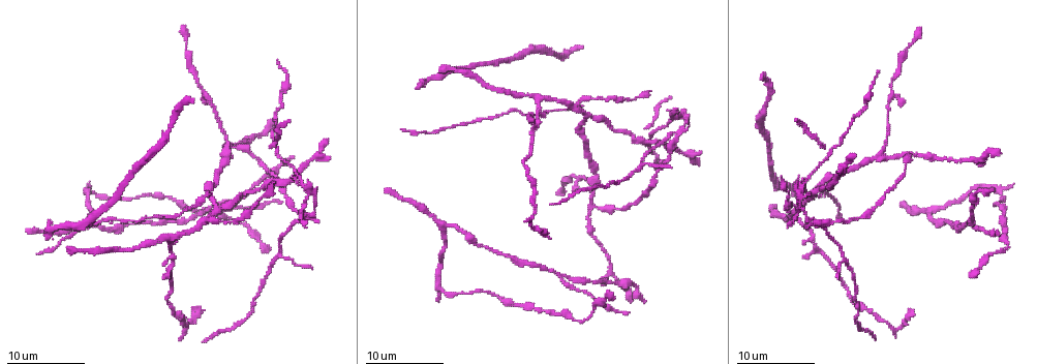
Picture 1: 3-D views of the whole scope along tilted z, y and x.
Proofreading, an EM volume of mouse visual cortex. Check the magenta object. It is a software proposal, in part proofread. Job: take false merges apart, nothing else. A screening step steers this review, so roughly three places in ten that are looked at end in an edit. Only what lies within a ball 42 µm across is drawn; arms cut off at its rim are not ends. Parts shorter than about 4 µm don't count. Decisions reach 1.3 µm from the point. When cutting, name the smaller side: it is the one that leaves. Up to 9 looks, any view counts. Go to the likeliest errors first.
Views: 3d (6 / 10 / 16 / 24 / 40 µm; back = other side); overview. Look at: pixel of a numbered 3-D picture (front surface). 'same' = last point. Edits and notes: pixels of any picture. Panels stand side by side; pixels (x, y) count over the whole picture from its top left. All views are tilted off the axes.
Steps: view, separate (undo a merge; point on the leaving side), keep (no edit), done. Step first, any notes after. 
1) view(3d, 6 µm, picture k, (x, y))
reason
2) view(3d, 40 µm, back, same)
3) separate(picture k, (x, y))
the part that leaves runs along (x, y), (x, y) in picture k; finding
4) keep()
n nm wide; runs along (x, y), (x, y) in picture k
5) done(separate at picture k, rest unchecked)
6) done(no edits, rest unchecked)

view(3d, 10 µm, picture 1, (559, 279))
side arm on a straight run

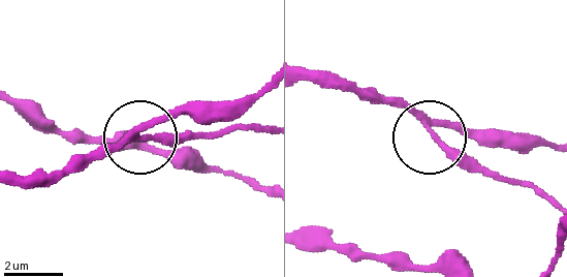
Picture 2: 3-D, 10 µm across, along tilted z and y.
keep()
side arm 11 µm; continuous, no second neuron

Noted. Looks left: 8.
view(3d, 16 µm, picture 1, (594, 206))
three-way junction

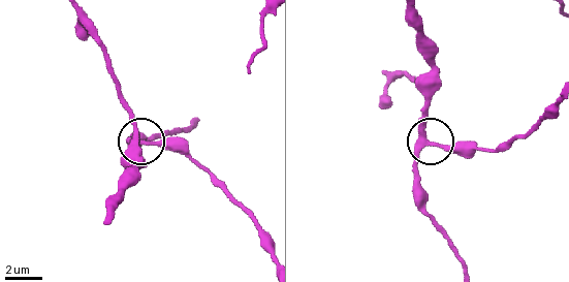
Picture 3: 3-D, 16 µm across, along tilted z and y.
keep()
260 nm wide; runs along (465, 269), (425, 209), (415, 157), (430, 142), (473, 145) in picture 3; all the same neuron

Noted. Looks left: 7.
view(3d, 6 µm, picture 1, (538, 99))
three arms meet

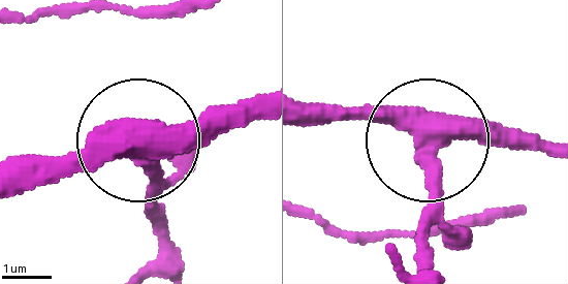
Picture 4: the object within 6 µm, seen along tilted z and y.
view(3d, 6 µm, back, picture 4, (129, 148))

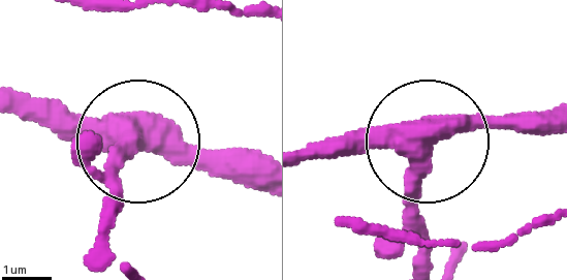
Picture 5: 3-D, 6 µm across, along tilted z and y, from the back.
separate(picture 5, (102, 182))
3 arms; two neurons meet here

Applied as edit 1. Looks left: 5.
view(3d, 10 µm, picture 1, (609, 267))

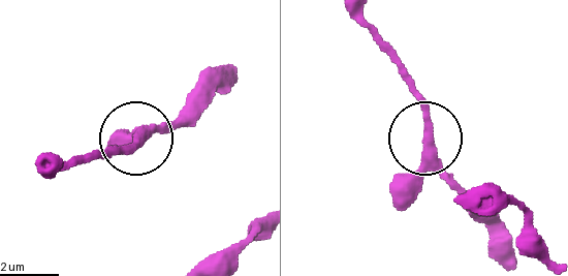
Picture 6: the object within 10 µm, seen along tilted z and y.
view(3d, 10 µm, back, picture 6, (431, 149))

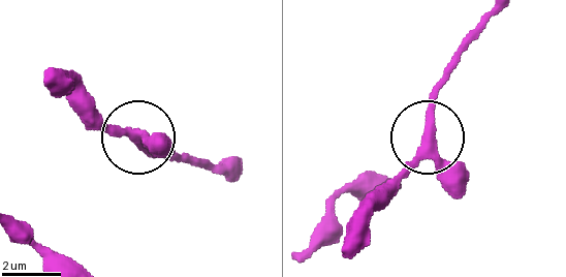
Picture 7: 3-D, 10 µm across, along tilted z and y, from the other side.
keep()
side arm 77 µm; runs along (427, 141), (446, 65) in picture 7; one neuron here

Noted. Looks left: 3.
done(separate at picture 5, rest unchecked)

